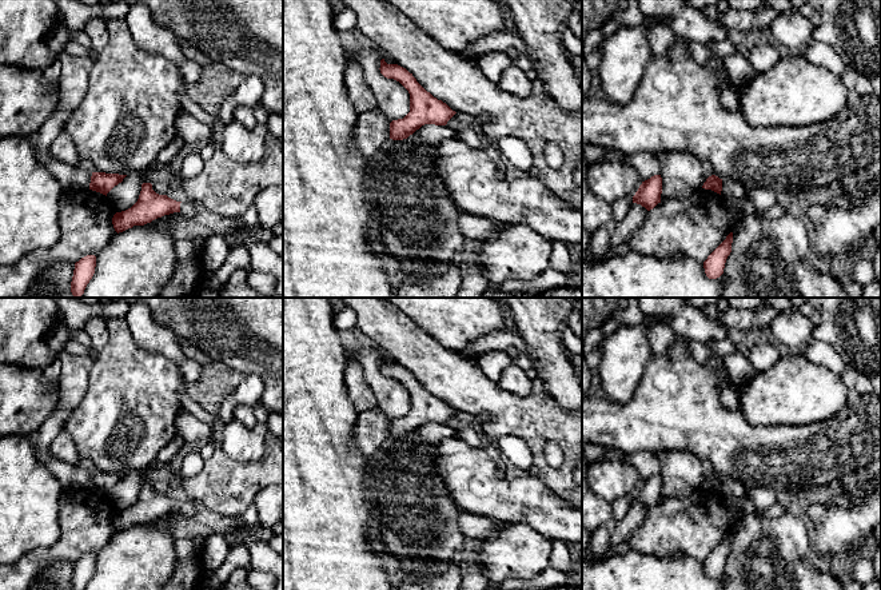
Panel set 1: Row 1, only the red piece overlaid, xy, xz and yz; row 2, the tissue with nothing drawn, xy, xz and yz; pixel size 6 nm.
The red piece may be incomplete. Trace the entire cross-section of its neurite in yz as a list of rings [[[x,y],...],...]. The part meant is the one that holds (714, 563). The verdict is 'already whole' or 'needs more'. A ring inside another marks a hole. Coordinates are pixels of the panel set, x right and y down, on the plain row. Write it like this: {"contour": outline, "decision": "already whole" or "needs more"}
{"contour": [[[733,531],[703,561],[705,573],[709,578],[717,578],[723,573],[725,562],[731,551]]], "decision": "already whole"}

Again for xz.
{"contour": [[[380,359],[380,372],[399,380],[410,392],[410,411],[390,422],[390,438],[403,439],[424,423],[446,424],[457,412],[446,402],[427,391],[406,367]]], "decision": "already whole"}

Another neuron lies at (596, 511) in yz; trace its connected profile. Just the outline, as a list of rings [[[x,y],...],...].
[[[582,454],[582,525],[593,533],[613,518],[611,503],[595,495],[587,483],[591,465]]]

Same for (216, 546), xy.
[[[227,530],[214,531],[206,538],[202,549],[202,563],[204,567],[215,570],[220,567],[228,557],[232,537]]]

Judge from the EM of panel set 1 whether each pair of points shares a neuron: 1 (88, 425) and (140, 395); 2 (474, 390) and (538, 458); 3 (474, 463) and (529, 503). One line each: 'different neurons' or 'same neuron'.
1: same neuron
2: same neuron
3: same neuron

